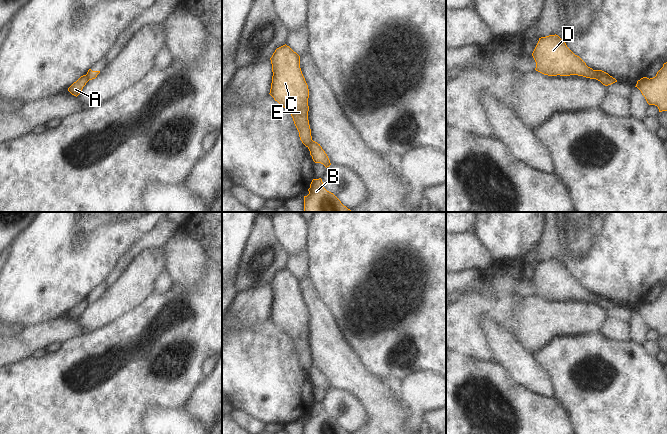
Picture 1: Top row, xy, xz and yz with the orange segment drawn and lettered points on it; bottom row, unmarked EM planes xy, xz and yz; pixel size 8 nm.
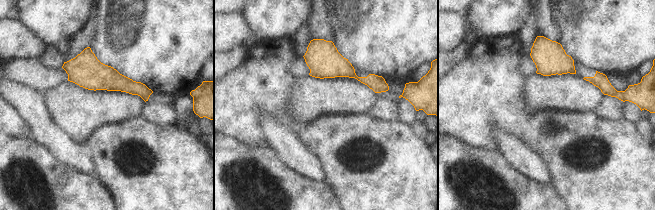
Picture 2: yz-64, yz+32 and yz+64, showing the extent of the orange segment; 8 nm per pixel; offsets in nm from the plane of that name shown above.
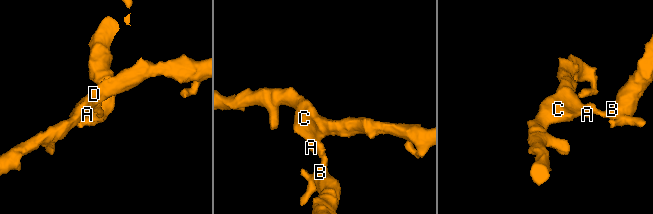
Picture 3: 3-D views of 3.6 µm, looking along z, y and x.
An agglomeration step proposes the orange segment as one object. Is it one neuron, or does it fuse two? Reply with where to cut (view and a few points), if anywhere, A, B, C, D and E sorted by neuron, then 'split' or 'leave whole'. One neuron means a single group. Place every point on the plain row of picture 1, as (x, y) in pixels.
cut in yz along (593, 294), (597, 303); A C D E / B; split

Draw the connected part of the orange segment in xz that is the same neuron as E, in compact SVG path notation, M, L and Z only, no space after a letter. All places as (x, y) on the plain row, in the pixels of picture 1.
M286 268L277 272L270 282L272 307L270 319L292 340L302 367L312 367L308 344L309 313L300 292L300 280Z

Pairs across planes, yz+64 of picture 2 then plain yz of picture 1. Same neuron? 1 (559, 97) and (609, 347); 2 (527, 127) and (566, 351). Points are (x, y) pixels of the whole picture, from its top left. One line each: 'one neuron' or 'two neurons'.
1: two neurons
2: one neuron

